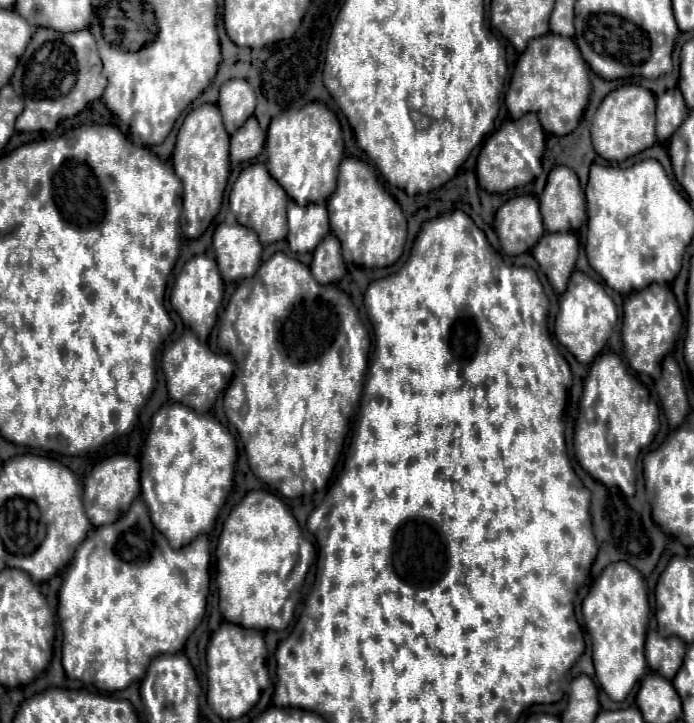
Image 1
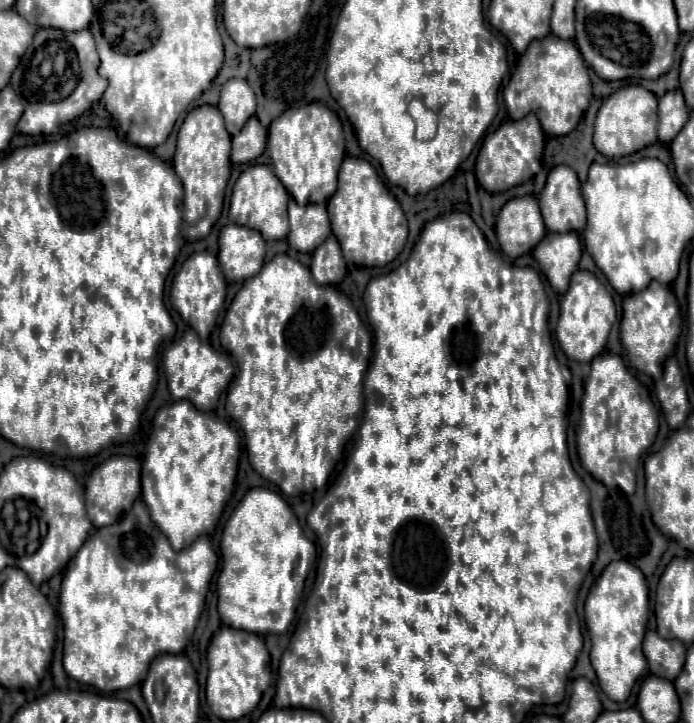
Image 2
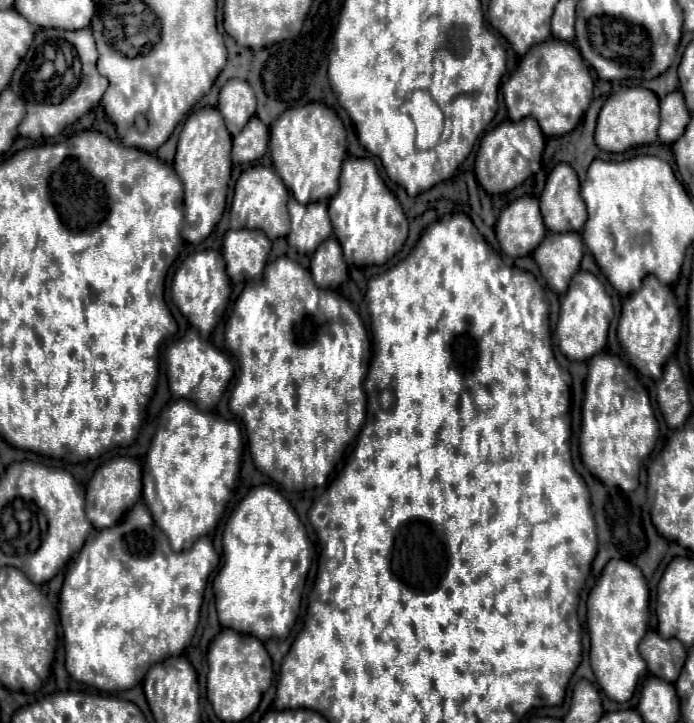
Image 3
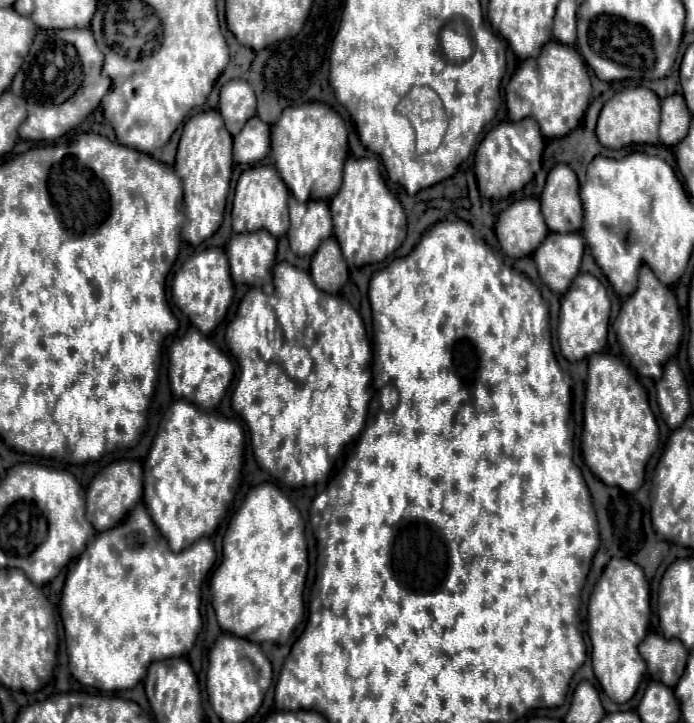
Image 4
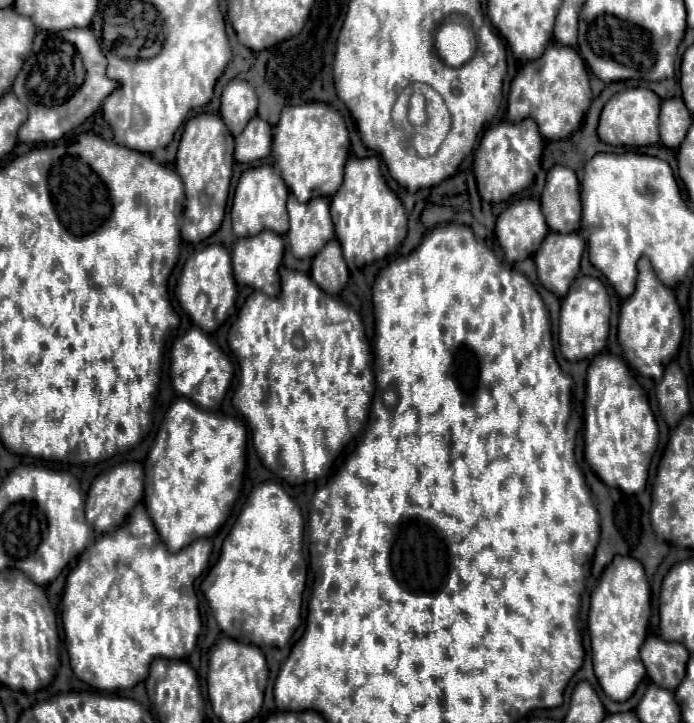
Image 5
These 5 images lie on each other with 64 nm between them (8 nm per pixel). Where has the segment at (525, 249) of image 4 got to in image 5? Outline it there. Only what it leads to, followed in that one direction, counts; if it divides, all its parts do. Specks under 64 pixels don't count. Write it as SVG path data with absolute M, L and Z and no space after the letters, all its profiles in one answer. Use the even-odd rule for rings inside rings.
M524 198L510 204L496 220L496 238L508 262L530 258L548 234L540 202Z

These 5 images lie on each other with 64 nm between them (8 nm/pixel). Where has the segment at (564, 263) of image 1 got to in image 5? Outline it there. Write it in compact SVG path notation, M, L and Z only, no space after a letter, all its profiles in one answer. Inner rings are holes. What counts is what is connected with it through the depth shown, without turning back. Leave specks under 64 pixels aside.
M550 232L544 238L542 250L538 248L538 252L534 254L538 280L558 298L568 294L568 288L580 270L584 246L586 242L578 232L570 234Z

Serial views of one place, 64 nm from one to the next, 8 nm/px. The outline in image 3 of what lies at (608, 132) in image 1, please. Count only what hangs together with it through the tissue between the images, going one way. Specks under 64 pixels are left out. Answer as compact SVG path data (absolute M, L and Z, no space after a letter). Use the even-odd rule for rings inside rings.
M640 86L624 88L612 94L600 110L594 140L600 150L612 152L612 154L620 154L620 152L626 152L642 144L656 144L658 140L658 96Z

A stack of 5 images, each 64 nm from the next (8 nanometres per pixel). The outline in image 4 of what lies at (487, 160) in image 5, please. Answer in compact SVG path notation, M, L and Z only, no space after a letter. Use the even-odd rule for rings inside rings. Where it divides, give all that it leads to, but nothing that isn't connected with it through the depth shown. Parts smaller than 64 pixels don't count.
M524 118L520 122L502 122L492 128L480 142L474 158L474 172L480 194L500 200L516 190L522 190L530 182L532 172L540 168L542 144L544 136L532 118Z

